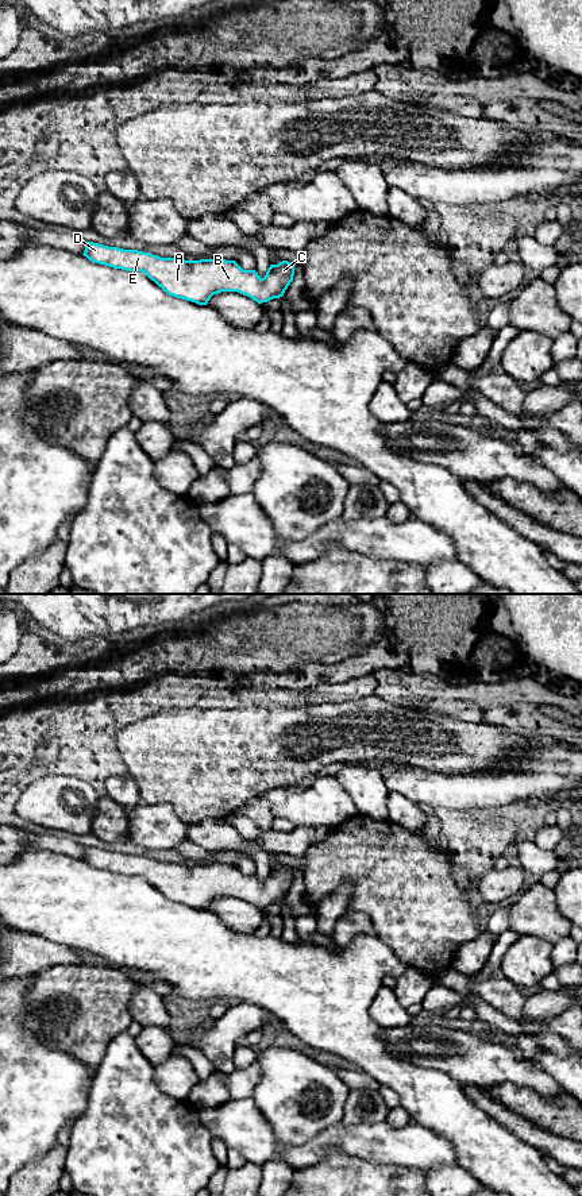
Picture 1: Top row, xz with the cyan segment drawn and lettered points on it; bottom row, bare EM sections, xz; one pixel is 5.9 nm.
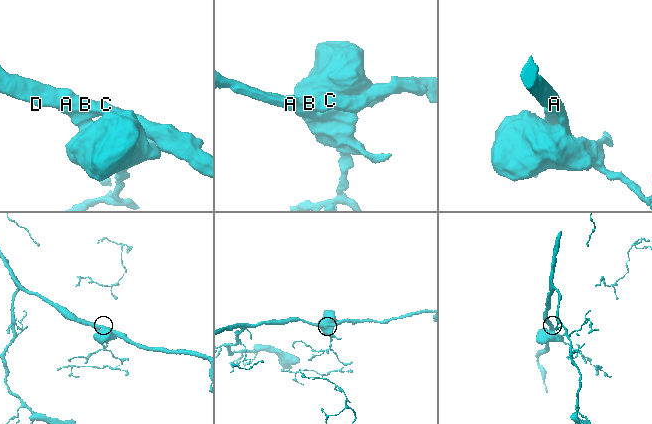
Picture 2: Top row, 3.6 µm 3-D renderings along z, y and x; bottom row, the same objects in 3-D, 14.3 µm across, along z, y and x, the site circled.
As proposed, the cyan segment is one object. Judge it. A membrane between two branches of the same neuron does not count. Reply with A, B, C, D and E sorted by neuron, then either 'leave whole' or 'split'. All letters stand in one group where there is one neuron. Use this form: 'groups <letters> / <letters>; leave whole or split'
groups A B C D E; leave whole

